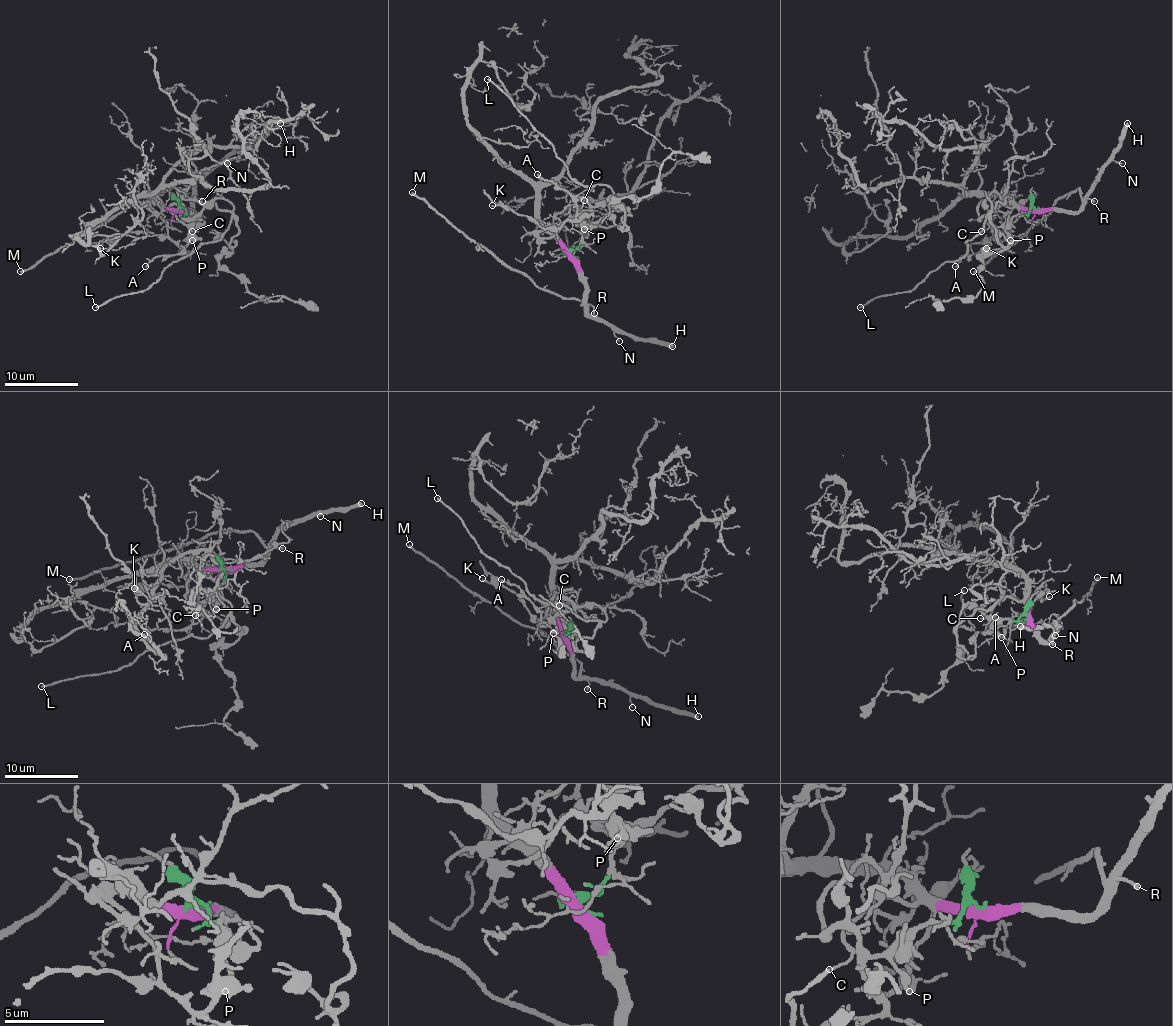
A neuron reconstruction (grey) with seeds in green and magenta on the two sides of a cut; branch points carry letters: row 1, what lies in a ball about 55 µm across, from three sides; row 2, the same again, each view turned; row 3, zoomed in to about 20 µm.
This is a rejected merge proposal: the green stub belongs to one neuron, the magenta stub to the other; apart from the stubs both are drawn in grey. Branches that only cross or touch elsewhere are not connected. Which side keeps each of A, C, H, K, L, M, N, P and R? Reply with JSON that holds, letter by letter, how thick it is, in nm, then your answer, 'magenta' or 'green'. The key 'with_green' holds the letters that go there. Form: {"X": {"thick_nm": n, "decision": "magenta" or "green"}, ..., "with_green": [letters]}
{"A": {"thick_nm": 150, "decision": "green"}, "C": {"thick_nm": 100, "decision": "green"}, "H": {"thick_nm": 440, "decision": "magenta"}, "K": {"thick_nm": 130, "decision": "green"}, "L": {"thick_nm": 160, "decision": "green"}, "M": {"thick_nm": 220, "decision": "magenta"}, "N": {"thick_nm": 120, "decision": "magenta"}, "P": {"thick_nm": 300, "decision": "green"}, "R": {"thick_nm": 160, "decision": "magenta"}, "with_green": ["A", "C", "K", "L", "P"]}

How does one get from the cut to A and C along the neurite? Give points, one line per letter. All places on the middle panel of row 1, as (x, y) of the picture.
A: (571, 254), (579, 245), (582, 214), (577, 219), (577, 203), (536, 173)
C: (571, 254), (581, 241), (581, 210), (584, 199)

